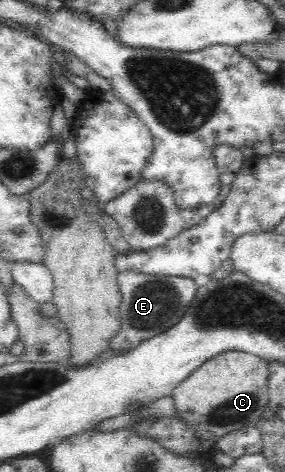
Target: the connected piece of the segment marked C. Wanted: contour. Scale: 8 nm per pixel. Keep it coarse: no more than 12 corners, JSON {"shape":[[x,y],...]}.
{"shape":[[220,353],[173,389],[203,441],[255,426],[267,362]]}

